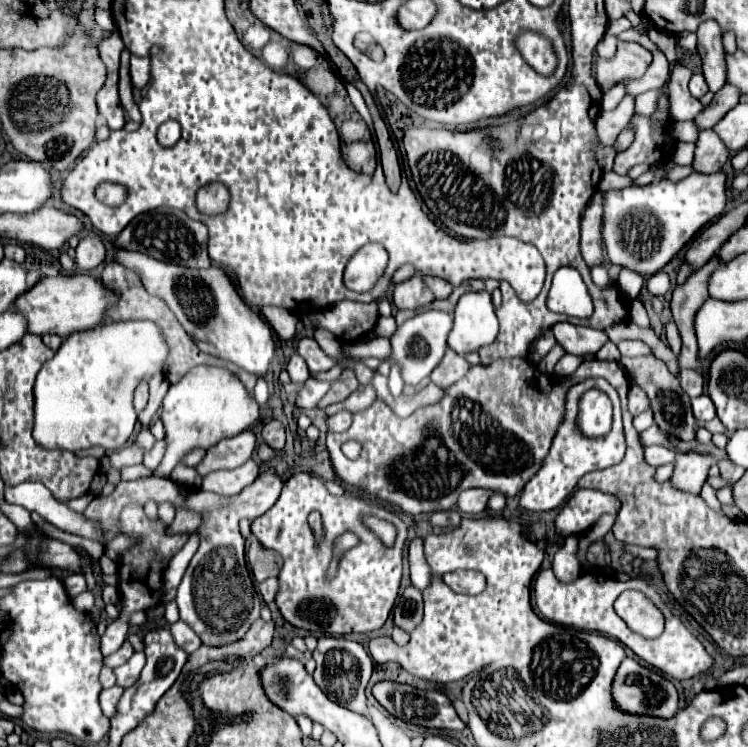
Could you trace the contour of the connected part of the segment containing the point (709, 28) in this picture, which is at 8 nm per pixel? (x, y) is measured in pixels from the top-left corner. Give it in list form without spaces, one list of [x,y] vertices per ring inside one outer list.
[[[708,21],[700,25],[698,35],[698,53],[702,57],[702,73],[712,93],[720,91],[726,83],[726,59],[722,47],[722,31],[716,23]]]

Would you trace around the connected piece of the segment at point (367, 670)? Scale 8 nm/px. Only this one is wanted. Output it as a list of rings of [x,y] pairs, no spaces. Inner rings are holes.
[[[320,637],[318,647],[312,653],[316,661],[316,671],[314,671],[314,681],[316,685],[328,695],[328,699],[336,701],[338,705],[352,709],[360,715],[368,717],[368,705],[366,705],[366,685],[372,675],[372,659],[366,653],[366,649],[352,639],[344,637]]]

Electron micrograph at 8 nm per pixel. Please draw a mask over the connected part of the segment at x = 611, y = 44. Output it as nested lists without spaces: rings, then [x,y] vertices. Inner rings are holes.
[[[604,35],[604,39],[596,47],[596,53],[600,57],[612,57],[614,51],[616,51],[616,37],[614,35]]]

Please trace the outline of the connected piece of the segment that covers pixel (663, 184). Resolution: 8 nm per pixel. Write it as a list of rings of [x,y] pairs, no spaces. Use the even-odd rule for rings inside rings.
[[[722,171],[702,175],[692,173],[680,181],[652,181],[650,185],[630,185],[608,191],[604,197],[604,243],[612,265],[638,271],[648,279],[658,273],[692,235],[726,207],[726,175]]]

